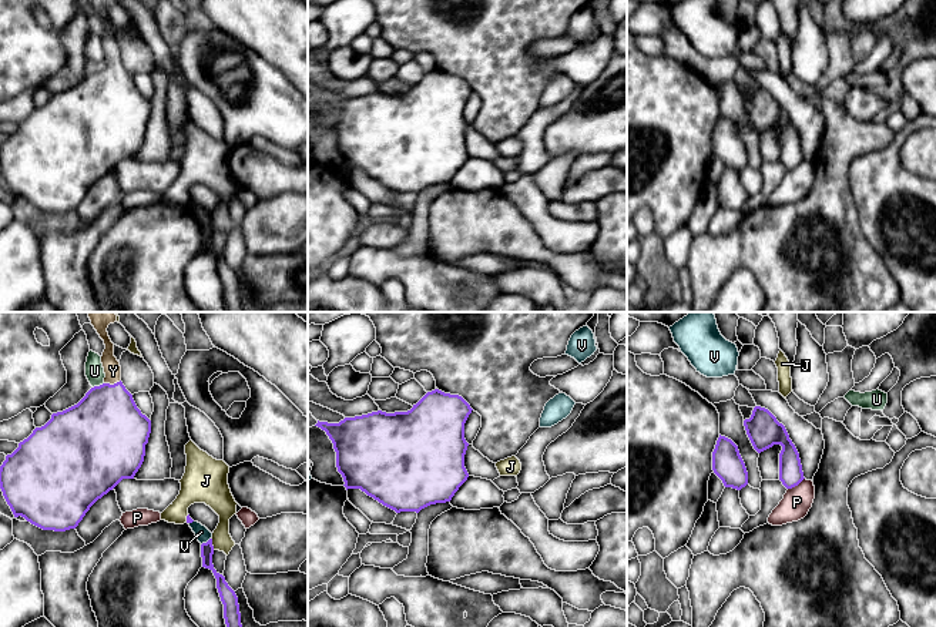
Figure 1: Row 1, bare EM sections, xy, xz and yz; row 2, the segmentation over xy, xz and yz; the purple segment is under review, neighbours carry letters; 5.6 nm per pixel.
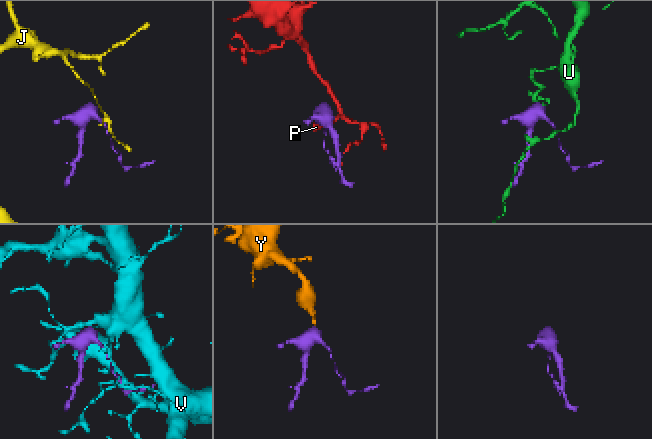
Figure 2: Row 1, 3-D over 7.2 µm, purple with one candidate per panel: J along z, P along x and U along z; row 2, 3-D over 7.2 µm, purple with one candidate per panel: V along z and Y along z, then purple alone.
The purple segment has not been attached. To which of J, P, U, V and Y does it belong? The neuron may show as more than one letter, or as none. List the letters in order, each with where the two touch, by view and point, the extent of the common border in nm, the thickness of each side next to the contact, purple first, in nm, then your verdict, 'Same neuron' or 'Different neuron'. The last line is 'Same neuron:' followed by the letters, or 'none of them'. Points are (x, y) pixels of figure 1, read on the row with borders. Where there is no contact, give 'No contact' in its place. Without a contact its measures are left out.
J: Touches purple at xy (211, 543). Shared border 70 nm. Thickness 80 nm (purple) against 140 nm. Different neuron
P: Touches purple at yz (795, 485). Shared border 120 nm. Thickness 140 nm (purple) against 160 nm. Different neuron
U: Touches purple at xy (97, 386). Shared border 70 nm. Thickness 440 nm (purple) against 110 nm. Different neuron
V: Touches purple at xy (207, 542). Shared border 70 nm. Thickness 80 nm (purple) against 80 nm. Different neuron
Y: Touches purple at xy (111, 385). Shared border 100 nm. Thickness 420 nm (purple) against 100 nm. Same neuron
Same neuron: Y

